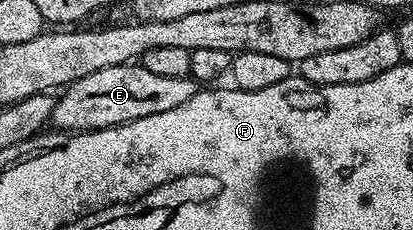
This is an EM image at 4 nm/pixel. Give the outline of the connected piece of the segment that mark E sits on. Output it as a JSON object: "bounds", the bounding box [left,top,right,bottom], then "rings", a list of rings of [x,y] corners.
{"bounds":[51,62,199,132],"rings":[[[139,62],[123,66],[107,66],[107,70],[95,70],[95,74],[87,74],[87,78],[79,78],[79,82],[70,84],[60,93],[59,99],[53,105],[51,124],[54,129],[62,132],[90,132],[103,130],[111,126],[119,126],[131,122],[135,118],[147,118],[147,114],[163,114],[163,110],[175,110],[175,106],[183,106],[199,90],[198,81],[192,76],[167,78],[160,74],[151,74]]]}

